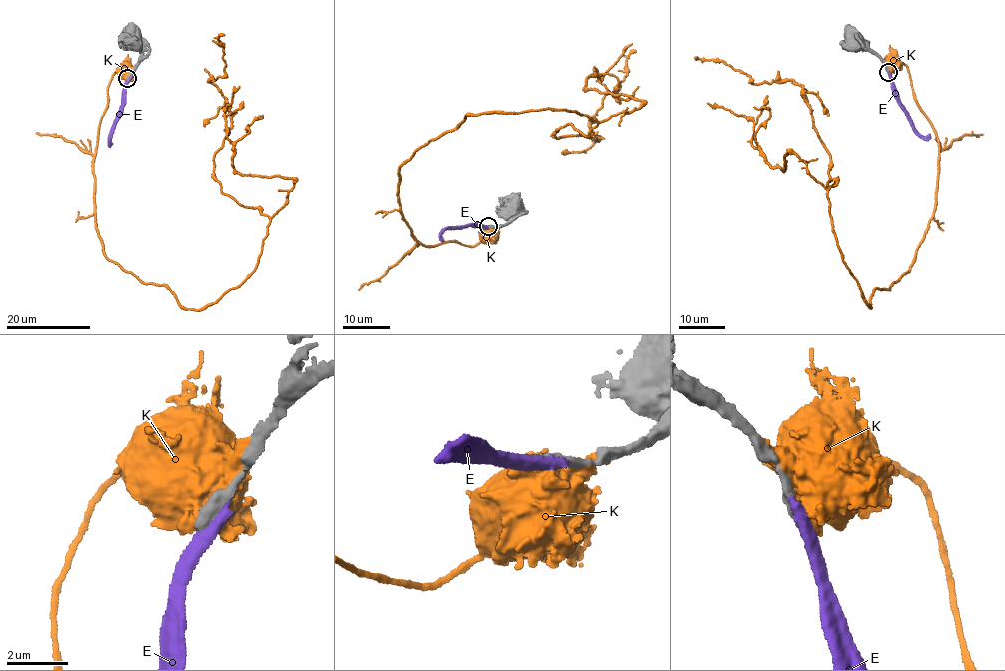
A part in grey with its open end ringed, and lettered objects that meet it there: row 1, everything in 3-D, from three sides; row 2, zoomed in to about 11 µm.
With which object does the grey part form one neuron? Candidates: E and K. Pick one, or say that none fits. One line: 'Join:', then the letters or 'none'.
Join: none

